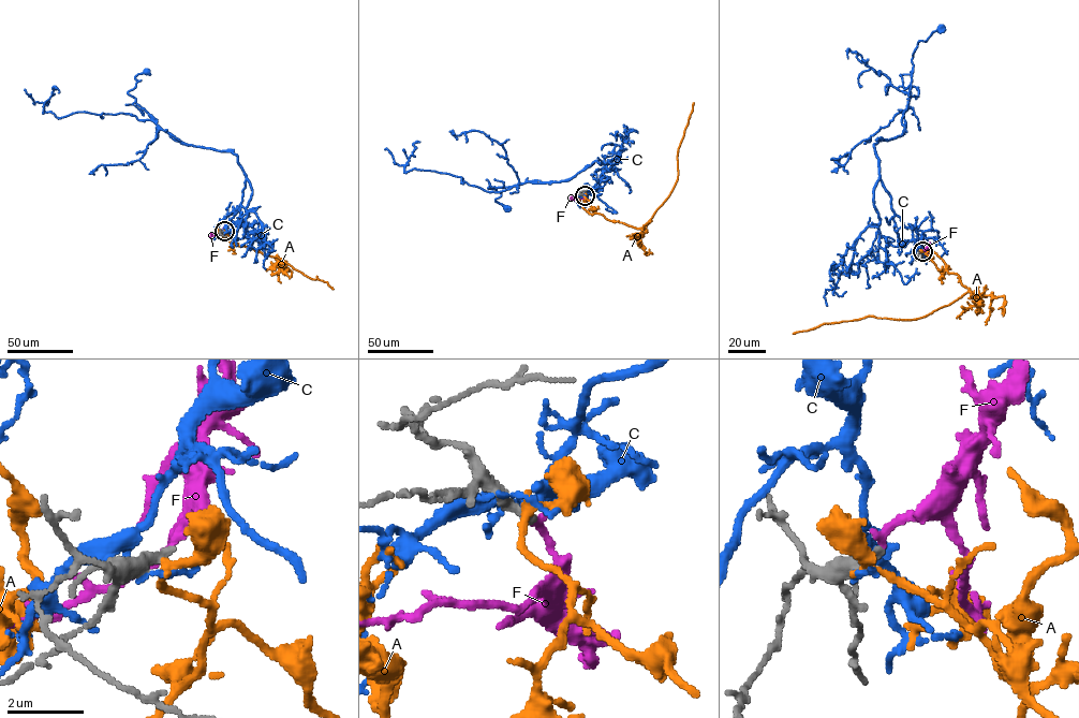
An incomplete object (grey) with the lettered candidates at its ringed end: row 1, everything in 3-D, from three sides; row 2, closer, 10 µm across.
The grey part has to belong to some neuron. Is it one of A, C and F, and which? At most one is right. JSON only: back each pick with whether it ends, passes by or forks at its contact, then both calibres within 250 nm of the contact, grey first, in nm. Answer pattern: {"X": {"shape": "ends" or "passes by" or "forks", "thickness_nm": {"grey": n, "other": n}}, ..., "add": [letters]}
{"F": {"shape": "ends", "thickness_nm": {"grey": 280, "other": 200}}, "add": ["F"]}

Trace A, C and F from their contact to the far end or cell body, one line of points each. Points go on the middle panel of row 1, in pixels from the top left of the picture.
A: (584, 195), (591, 208), (607, 219), (641, 229), (677, 180), (678, 148), (693, 103)
C: (582, 194), (594, 190), (606, 164), (594, 161), (558, 181), (488, 187), (501, 193), (494, 200), (506, 208)
F: (585, 195), (575, 200), (572, 196)

